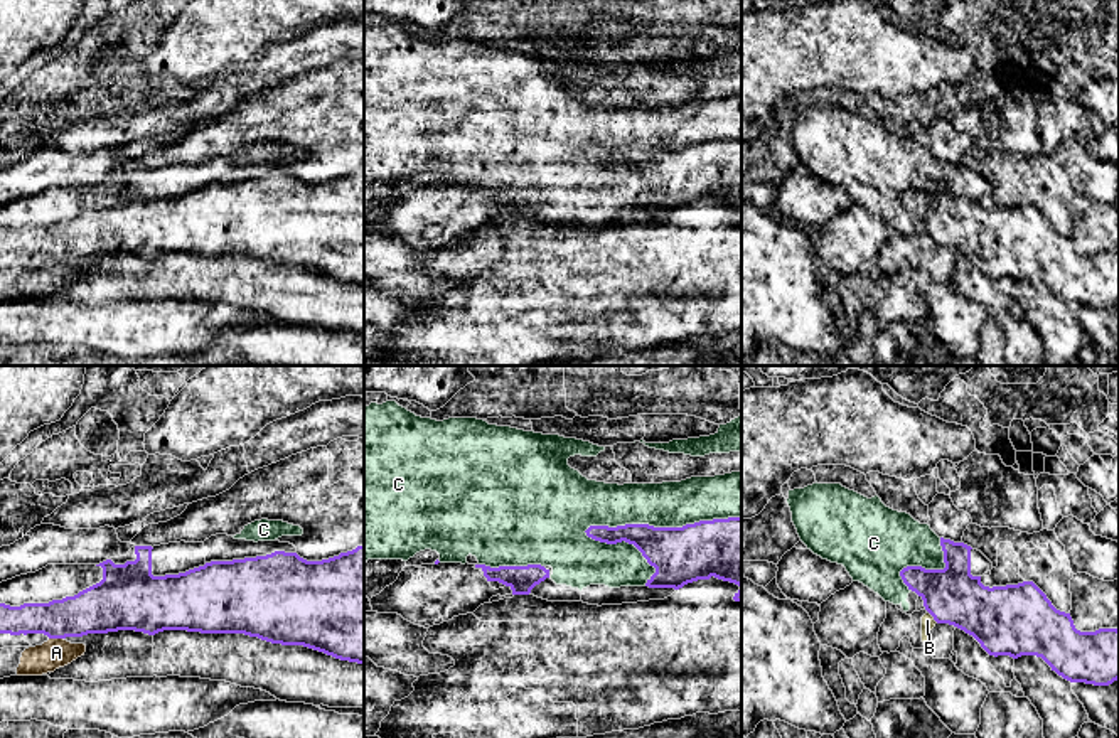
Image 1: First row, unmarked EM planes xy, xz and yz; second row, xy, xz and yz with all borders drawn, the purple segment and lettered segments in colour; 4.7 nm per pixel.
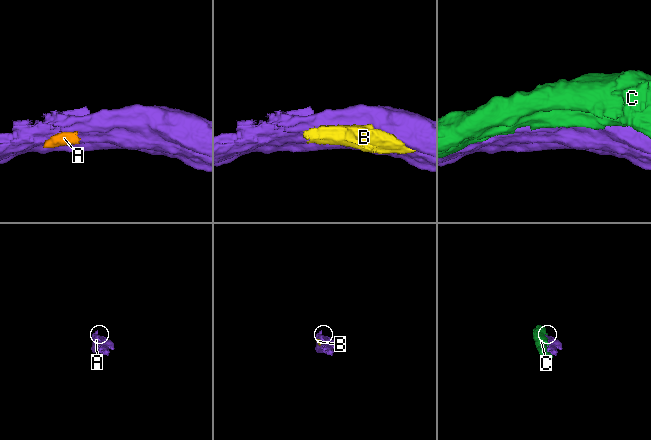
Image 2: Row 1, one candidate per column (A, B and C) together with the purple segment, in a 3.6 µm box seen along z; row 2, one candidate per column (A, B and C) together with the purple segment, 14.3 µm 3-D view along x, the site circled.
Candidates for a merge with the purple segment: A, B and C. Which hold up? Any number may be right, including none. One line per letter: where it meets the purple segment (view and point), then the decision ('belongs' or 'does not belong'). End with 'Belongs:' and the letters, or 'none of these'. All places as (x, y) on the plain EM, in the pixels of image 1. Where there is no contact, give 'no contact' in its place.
A: xy (56, 260) | does not belong
B: yz (932, 238) | does not belong
C: xz (661, 150) | does not belong
Belongs: none of these

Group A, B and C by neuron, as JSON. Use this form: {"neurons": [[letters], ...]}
{"neurons": [["A", "B"], ["C"]]}

